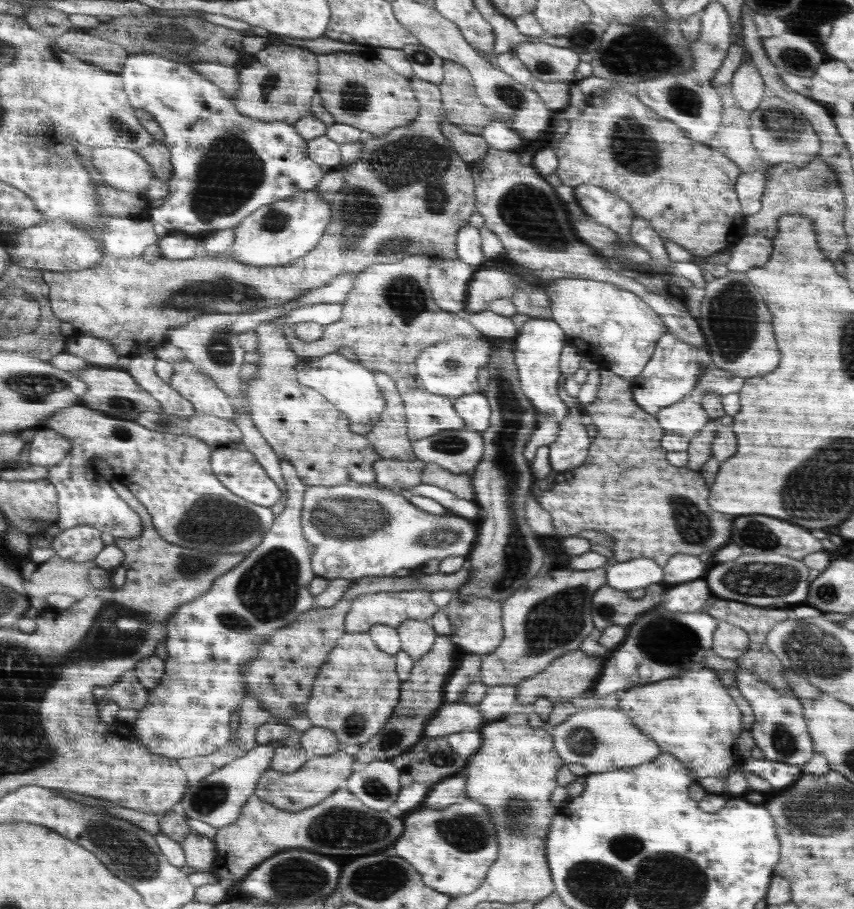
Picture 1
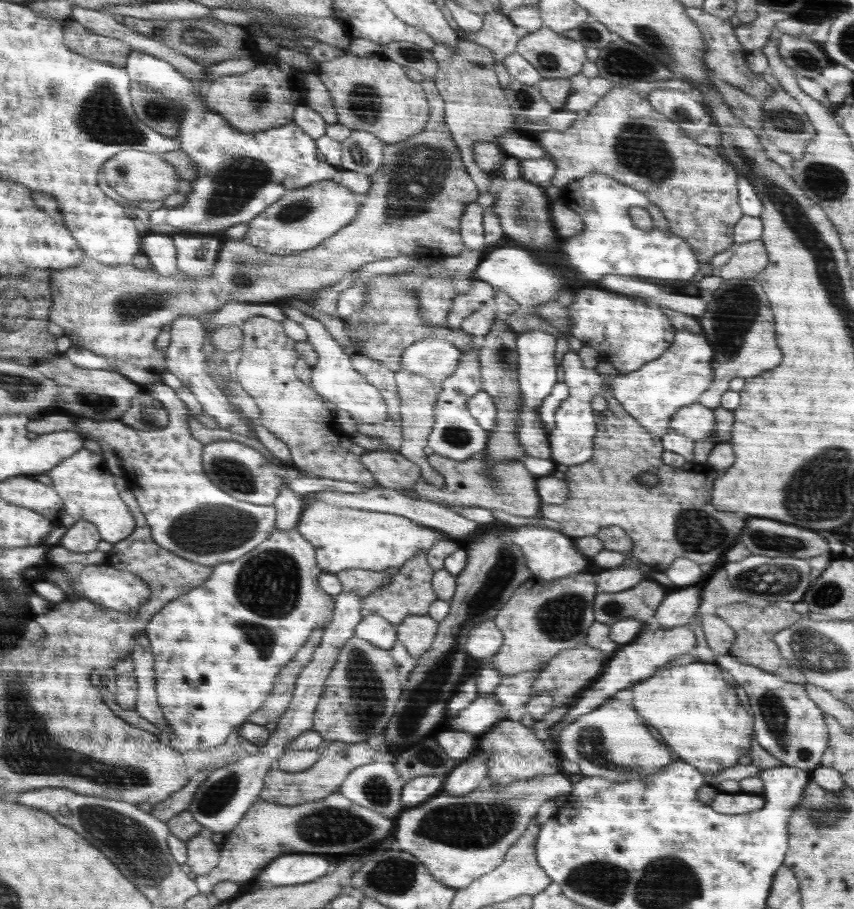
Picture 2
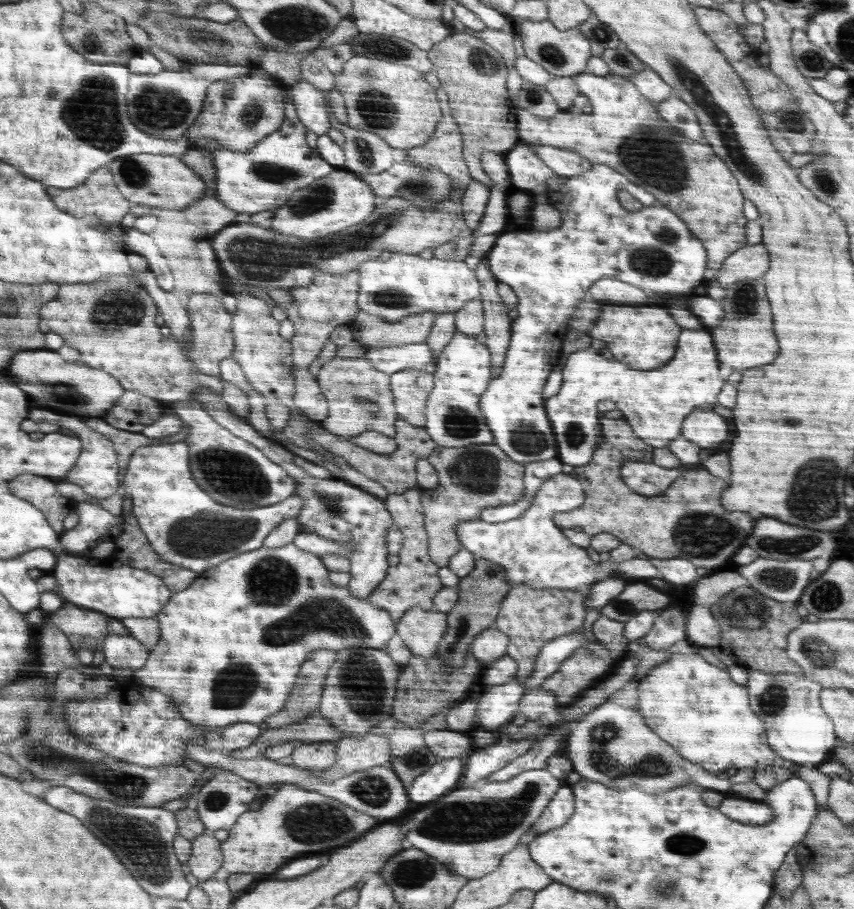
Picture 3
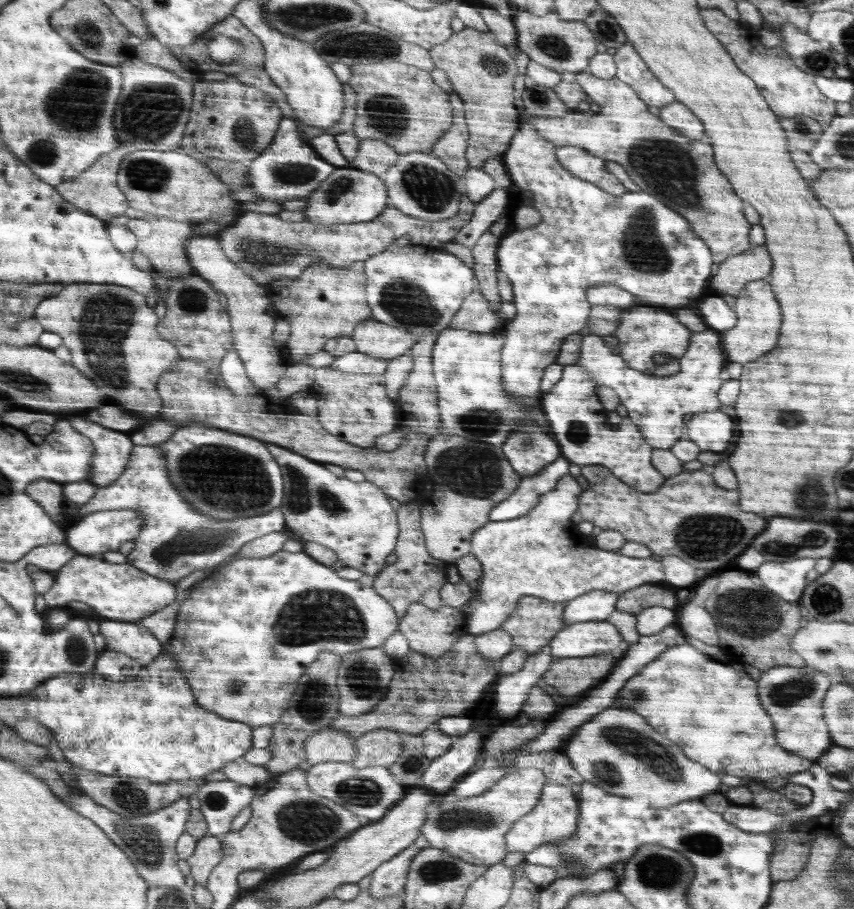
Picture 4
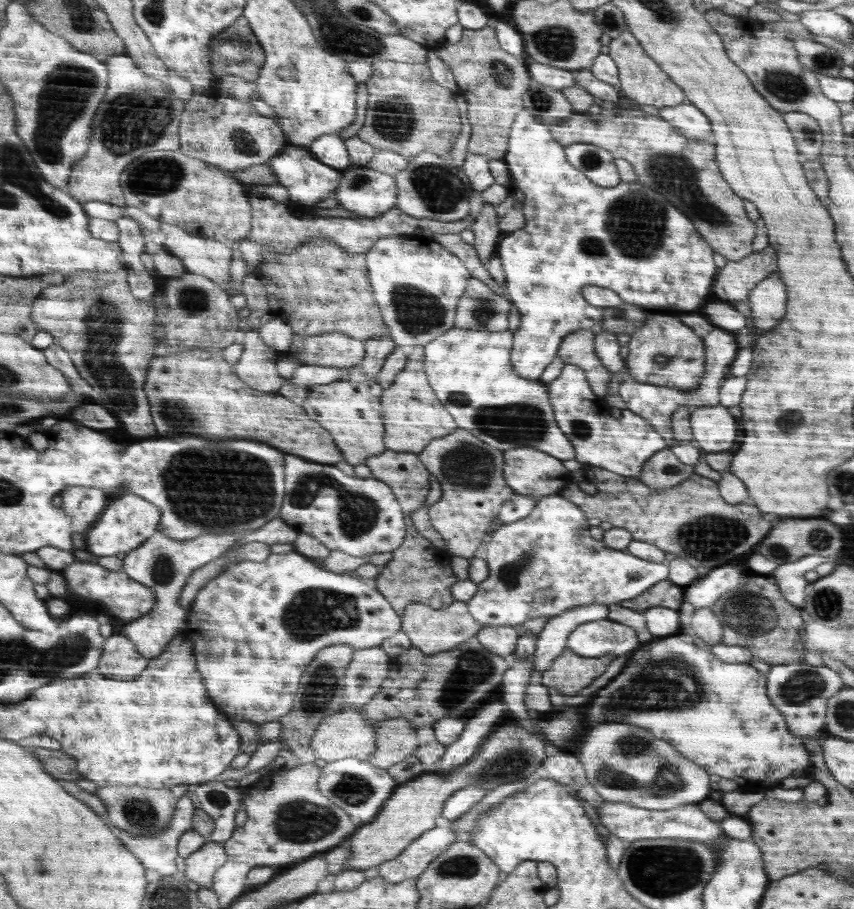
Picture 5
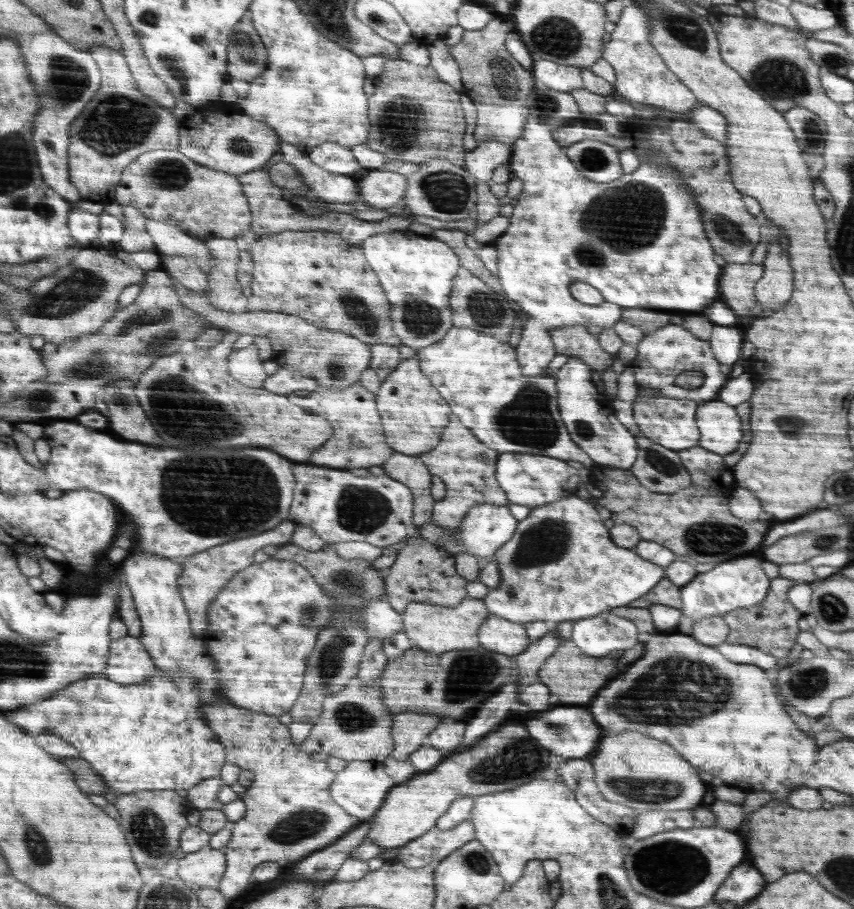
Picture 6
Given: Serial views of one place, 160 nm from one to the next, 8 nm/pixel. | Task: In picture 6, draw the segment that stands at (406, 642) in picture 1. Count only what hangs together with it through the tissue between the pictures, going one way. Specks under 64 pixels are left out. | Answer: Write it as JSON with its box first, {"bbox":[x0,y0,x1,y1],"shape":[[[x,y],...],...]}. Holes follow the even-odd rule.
{"bbox":[401,598,489,655],"shape":[[[468,598],[456,607],[411,603],[401,616],[404,618],[405,625],[403,631],[414,642],[414,646],[430,655],[439,655],[448,651],[478,647],[481,624],[489,617],[489,612],[488,606],[482,599]]]}

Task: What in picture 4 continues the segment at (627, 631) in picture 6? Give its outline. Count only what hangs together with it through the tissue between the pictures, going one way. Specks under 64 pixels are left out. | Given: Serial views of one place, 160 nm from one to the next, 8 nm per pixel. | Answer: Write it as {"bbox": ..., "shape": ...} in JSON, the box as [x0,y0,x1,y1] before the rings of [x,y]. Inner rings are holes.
{"bbox":[550,621,630,660],"shape":[[[608,621],[575,622],[564,626],[553,636],[550,644],[553,660],[592,656],[599,652],[622,654],[630,645],[619,633],[618,627]]]}

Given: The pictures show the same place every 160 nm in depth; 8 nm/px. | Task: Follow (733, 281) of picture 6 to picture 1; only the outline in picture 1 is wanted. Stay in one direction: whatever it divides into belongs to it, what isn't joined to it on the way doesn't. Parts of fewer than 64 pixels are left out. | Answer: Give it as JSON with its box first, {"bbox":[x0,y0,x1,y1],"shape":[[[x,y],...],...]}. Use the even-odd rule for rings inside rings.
{"bbox":[725,233,773,273],"shape":[[[764,233],[745,235],[729,251],[730,258],[725,266],[729,272],[744,273],[764,266],[773,254],[773,241]]]}

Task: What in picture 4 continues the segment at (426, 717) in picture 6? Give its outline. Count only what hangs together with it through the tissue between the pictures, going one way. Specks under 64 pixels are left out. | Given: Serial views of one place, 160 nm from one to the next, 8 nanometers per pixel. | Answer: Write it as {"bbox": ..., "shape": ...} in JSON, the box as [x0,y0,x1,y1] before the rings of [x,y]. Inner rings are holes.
{"bbox":[352,729,404,768],"shape":[[[374,729],[356,738],[357,756],[352,760],[356,768],[391,767],[401,757],[404,745],[399,731]]]}

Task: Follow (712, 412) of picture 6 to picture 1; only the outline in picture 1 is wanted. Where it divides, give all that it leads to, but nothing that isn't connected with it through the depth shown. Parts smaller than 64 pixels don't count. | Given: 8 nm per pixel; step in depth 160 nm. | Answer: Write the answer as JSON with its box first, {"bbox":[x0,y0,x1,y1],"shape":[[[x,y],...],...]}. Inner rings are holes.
{"bbox":[656,395,708,439],"shape":[[[689,395],[669,407],[664,407],[656,417],[663,429],[689,439],[694,438],[708,422],[705,408]]]}

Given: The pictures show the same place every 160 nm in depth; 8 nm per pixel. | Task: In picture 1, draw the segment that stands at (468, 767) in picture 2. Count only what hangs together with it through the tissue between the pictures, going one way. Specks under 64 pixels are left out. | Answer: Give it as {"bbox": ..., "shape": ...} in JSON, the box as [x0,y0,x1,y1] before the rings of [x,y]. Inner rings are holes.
{"bbox":[422,768,467,809],"shape":[[[464,768],[455,774],[456,776],[452,775],[444,779],[444,782],[432,786],[432,792],[429,791],[427,797],[422,802],[422,806],[441,809],[460,800],[465,791],[467,770]]]}

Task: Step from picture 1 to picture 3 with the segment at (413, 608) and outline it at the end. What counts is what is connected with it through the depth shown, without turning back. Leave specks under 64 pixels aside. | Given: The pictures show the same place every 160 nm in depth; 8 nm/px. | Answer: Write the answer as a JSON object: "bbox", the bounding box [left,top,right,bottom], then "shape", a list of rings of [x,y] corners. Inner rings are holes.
{"bbox":[367,487,442,622],"shape":[[[418,487],[402,495],[389,494],[384,501],[396,527],[405,534],[405,544],[400,550],[399,563],[396,566],[389,566],[385,579],[367,600],[370,604],[386,610],[395,622],[412,608],[430,611],[433,608],[434,595],[442,588],[438,578],[438,564],[429,556],[429,532],[421,504],[421,491],[422,489]]]}

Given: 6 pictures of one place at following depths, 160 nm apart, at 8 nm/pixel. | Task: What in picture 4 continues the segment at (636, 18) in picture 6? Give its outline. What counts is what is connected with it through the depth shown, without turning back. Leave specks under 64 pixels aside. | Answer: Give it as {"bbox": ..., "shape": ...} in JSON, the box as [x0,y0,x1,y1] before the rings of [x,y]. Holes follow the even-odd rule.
{"bbox":[613,42,676,108],"shape":[[[628,42],[623,45],[616,49],[613,56],[617,67],[615,77],[635,89],[647,105],[662,108],[676,101],[676,94],[672,94],[673,89],[658,80],[657,75],[634,50],[634,46]]]}

